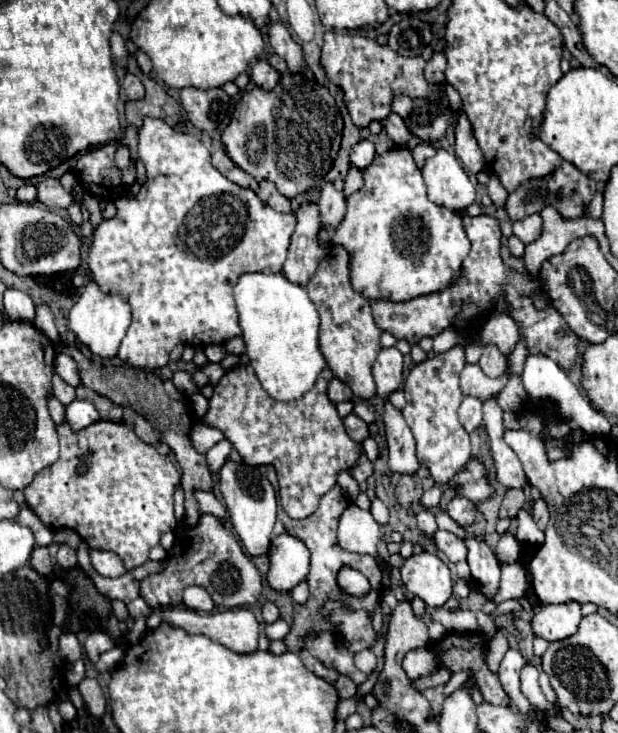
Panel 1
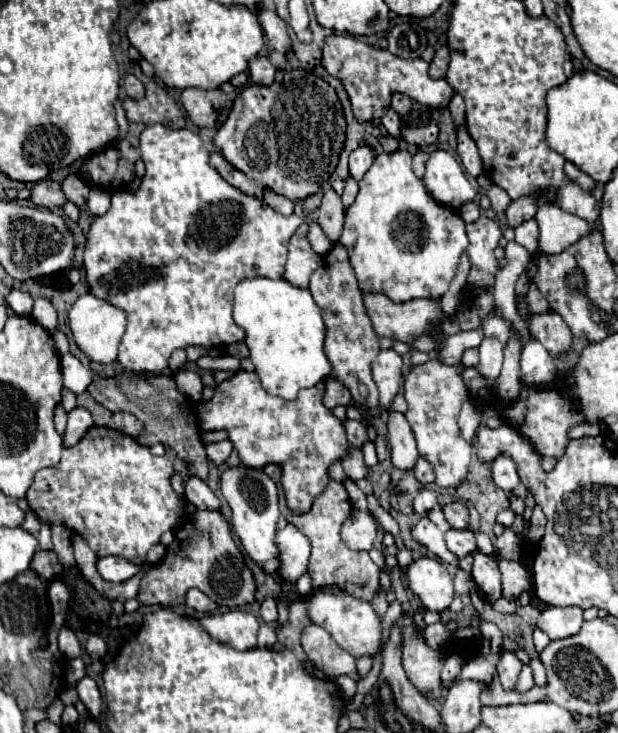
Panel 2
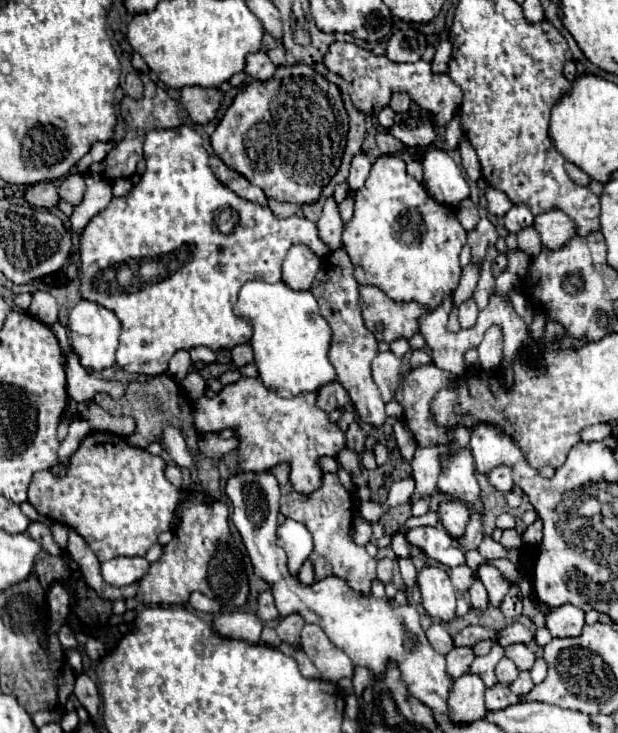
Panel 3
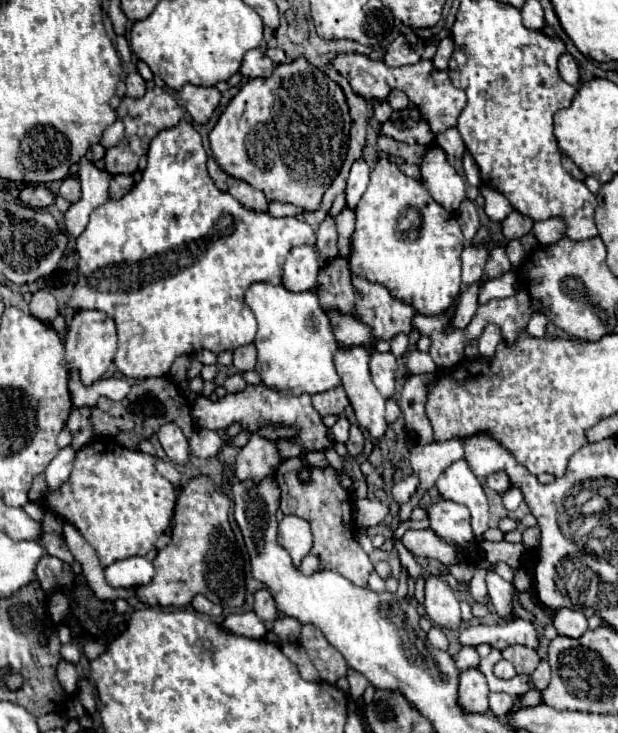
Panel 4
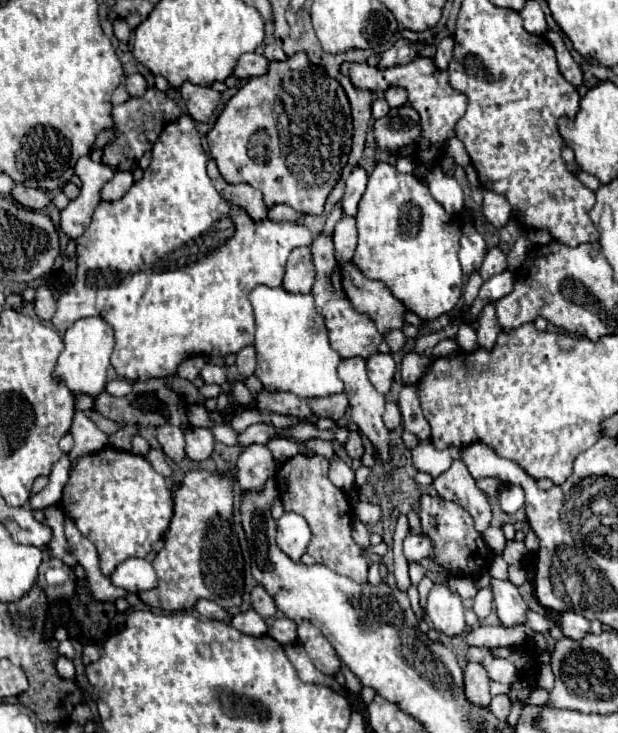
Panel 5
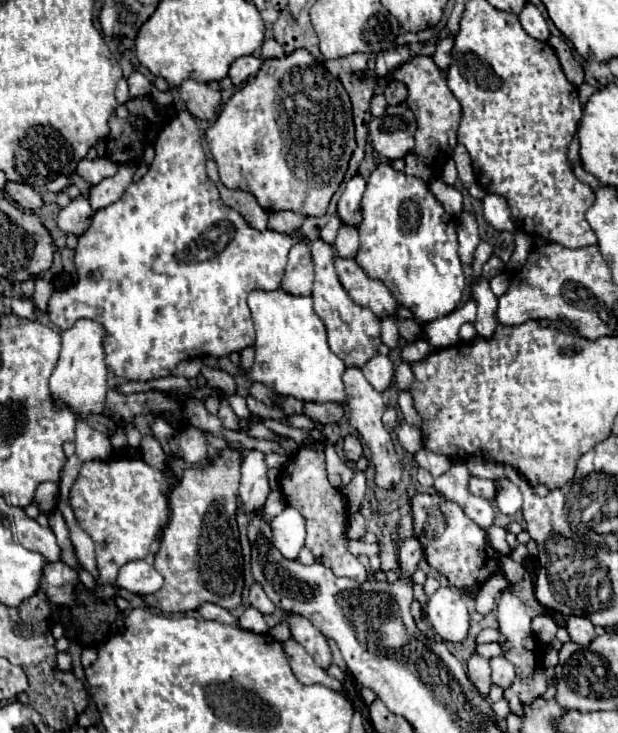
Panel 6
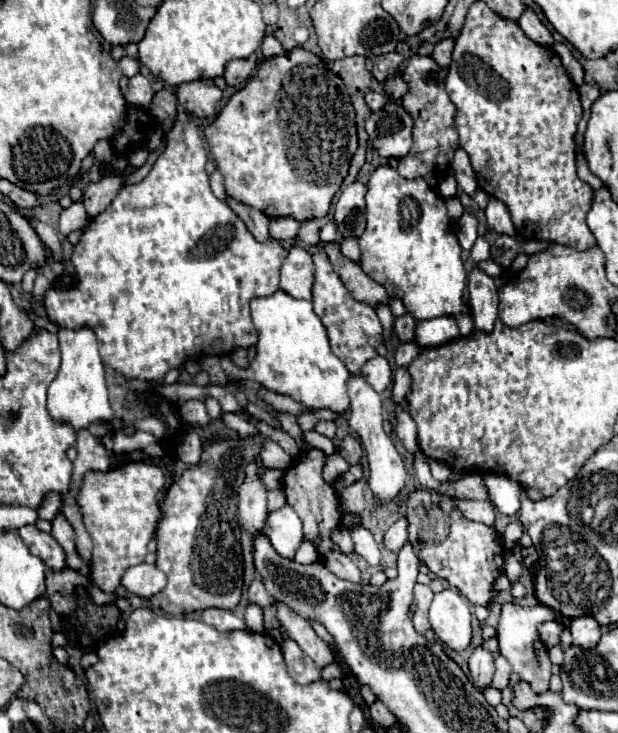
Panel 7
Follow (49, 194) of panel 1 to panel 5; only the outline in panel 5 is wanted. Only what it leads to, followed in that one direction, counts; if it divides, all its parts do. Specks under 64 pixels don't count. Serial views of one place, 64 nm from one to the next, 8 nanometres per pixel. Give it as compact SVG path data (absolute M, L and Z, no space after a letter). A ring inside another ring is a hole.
M14 186L12 190L14 200L18 200L28 210L42 210L50 204L50 198L40 188L26 188L26 186Z

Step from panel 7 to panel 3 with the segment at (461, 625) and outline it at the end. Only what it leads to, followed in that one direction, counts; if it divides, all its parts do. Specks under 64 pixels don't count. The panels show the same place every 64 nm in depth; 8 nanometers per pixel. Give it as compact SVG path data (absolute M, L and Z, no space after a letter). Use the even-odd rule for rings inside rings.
M424 564L416 576L416 586L422 594L422 606L436 620L452 620L456 616L456 592L444 568Z

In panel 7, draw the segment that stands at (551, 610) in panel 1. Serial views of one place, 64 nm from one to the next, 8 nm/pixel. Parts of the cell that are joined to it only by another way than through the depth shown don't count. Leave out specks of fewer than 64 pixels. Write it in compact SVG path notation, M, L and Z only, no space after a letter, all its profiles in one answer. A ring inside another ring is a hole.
M582 616L574 618L570 622L570 632L572 632L572 644L582 646L582 648L592 648L592 644L598 644L600 640L600 626L592 616Z

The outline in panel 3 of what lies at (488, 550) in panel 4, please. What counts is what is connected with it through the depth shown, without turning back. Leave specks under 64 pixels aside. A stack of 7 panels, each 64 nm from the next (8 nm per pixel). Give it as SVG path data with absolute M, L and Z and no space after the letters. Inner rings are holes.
M484 536L480 546L478 546L478 552L482 558L486 560L494 560L494 558L508 558L512 562L518 562L518 550L506 550L502 544L494 542L490 536Z

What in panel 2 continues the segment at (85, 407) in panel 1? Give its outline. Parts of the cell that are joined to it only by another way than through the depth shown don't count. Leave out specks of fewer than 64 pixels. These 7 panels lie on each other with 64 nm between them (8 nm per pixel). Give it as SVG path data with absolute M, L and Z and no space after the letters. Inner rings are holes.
M76 406L74 410L70 410L68 412L68 428L64 432L64 446L76 444L84 436L84 432L88 432L90 426L94 426L94 418L86 408Z

